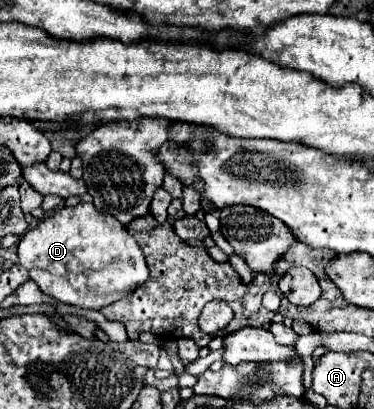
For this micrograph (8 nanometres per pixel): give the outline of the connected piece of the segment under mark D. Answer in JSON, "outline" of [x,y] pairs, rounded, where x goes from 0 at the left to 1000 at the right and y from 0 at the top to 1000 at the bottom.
{"outline":[[[209,496],[203,506],[166,506],[134,531],[107,540],[91,560],[59,575],[48,594],[48,638],[80,663],[80,682],[107,702],[112,716],[144,726],[160,741],[203,746],[219,756],[273,756],[326,731],[396,677],[385,619],[364,584],[337,565],[321,540],[251,511],[246,496]]]}

